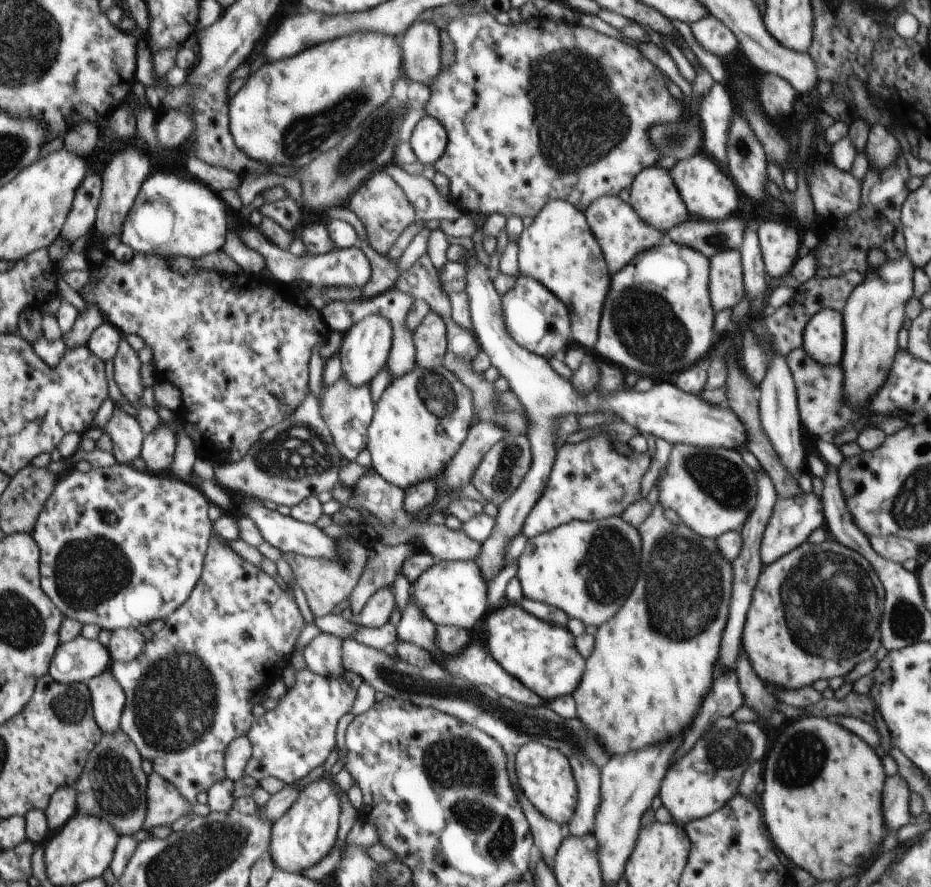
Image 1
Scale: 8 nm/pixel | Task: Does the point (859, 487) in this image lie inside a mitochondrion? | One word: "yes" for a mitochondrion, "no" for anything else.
no

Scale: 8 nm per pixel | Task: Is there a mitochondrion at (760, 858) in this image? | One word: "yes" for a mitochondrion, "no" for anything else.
no

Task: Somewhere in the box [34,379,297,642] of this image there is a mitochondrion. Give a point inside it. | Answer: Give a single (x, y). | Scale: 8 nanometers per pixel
(86, 574)

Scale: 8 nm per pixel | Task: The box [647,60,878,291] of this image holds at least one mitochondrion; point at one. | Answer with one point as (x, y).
(676, 138)

